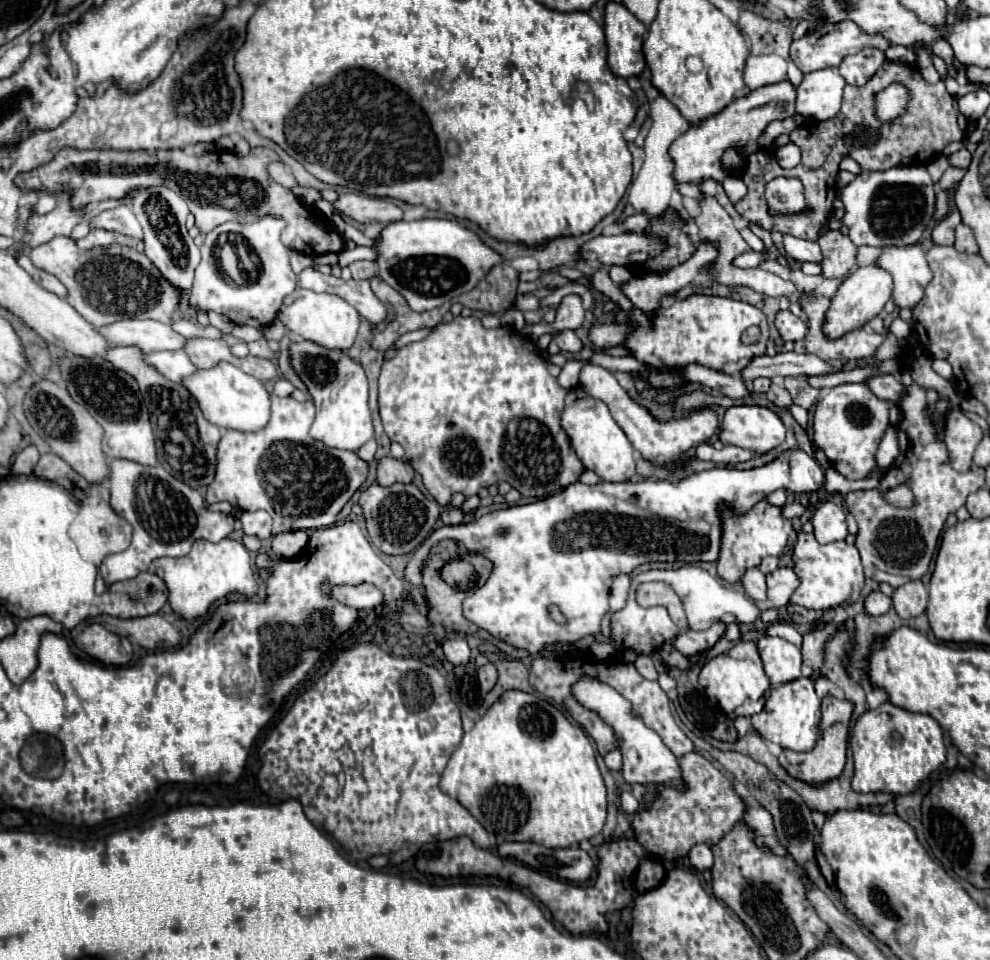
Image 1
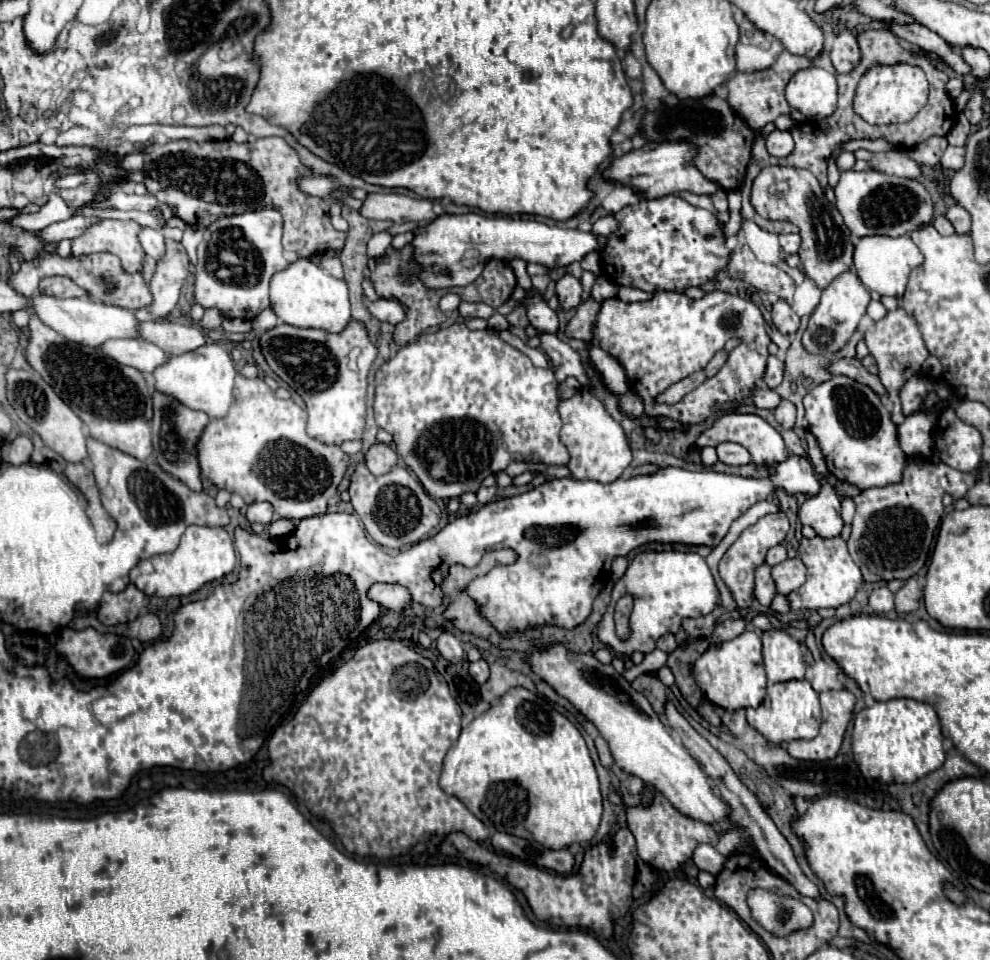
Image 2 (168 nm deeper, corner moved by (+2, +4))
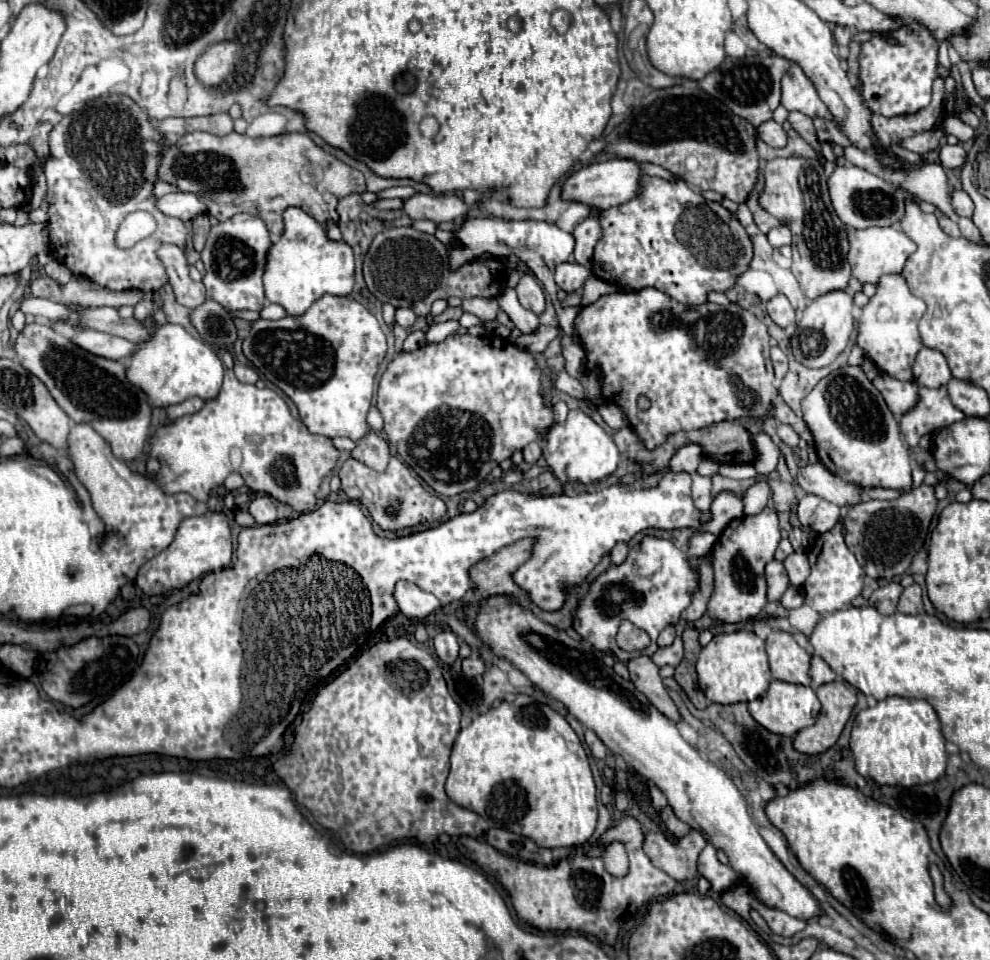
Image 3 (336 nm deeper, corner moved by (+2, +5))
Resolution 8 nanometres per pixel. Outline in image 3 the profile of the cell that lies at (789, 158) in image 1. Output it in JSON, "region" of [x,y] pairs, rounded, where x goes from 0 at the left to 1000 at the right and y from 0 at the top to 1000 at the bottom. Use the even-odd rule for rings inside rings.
{"region":[[[781,124],[773,126],[771,130],[765,132],[765,143],[771,145],[777,153],[793,153],[793,149],[795,149],[795,139]]]}

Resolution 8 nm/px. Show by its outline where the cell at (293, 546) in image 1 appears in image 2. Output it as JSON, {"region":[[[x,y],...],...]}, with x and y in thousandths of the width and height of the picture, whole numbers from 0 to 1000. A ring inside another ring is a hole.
{"region":[[[282,540],[282,542],[274,544],[272,554],[274,554],[274,560],[282,560],[282,558],[290,558],[292,554],[296,554],[296,550],[298,550],[298,544],[288,542],[288,540]]]}

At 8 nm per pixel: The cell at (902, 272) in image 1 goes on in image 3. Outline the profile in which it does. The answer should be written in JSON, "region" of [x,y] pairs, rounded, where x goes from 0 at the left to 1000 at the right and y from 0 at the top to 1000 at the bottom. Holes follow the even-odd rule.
{"region":[[[878,236],[878,239],[860,239],[858,241],[858,276],[862,280],[862,289],[870,295],[886,297],[890,286],[910,284],[914,278],[914,270],[926,261],[926,255],[910,241],[910,236]]]}

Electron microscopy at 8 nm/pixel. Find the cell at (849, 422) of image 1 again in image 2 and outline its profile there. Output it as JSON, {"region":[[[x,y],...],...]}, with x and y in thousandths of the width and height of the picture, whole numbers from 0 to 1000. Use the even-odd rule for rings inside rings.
{"region":[[[847,390],[847,392],[841,392],[839,396],[827,400],[821,408],[817,408],[811,415],[811,423],[813,423],[813,435],[817,440],[817,448],[823,452],[823,456],[827,460],[827,467],[829,467],[829,471],[833,475],[835,490],[845,500],[864,504],[868,510],[906,504],[906,502],[912,500],[912,488],[914,488],[916,475],[908,467],[906,444],[902,442],[900,431],[892,423],[890,415],[878,402]]]}

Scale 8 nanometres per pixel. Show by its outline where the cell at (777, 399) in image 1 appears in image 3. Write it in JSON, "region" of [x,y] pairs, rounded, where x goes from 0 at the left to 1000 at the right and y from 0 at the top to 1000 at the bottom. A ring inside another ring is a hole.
{"region":[[[787,443],[787,455],[795,461],[795,464],[799,464],[801,468],[805,466],[805,461],[807,461],[807,453],[801,449],[801,445],[797,445],[797,443]]]}

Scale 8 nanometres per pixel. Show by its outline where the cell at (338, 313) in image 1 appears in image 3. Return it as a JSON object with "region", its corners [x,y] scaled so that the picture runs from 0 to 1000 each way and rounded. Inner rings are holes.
{"region":[[[300,216],[288,218],[286,228],[288,243],[272,259],[272,272],[266,286],[270,314],[284,318],[290,328],[300,330],[308,328],[308,324],[326,307],[353,309],[359,295],[359,274],[355,257],[346,251],[332,251],[328,239],[314,224]]]}

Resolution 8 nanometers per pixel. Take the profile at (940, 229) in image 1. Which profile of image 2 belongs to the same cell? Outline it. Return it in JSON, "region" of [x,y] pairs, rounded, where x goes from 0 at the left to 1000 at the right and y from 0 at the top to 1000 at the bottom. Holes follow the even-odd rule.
{"region":[[[946,225],[946,227],[942,229],[942,235],[944,235],[944,238],[946,238],[946,242],[951,242],[953,246],[961,246],[961,244],[965,244],[963,233],[961,233],[955,225]]]}

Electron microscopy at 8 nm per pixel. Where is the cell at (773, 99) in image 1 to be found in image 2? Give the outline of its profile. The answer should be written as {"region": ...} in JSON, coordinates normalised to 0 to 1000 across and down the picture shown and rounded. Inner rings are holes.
{"region":[[[652,150],[645,156],[637,156],[627,165],[621,165],[609,177],[609,188],[641,196],[643,204],[654,208],[668,206],[670,202],[684,202],[688,198],[696,198],[700,202],[712,202],[712,204],[722,202],[726,198],[724,192],[712,188],[712,183],[708,183],[704,175],[696,173],[696,163],[700,163],[700,154],[696,154],[696,150]]]}

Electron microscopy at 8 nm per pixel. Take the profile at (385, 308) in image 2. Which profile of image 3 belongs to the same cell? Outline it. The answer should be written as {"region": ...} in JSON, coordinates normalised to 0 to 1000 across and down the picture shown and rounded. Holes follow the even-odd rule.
{"region":[[[403,320],[403,322],[399,324],[399,336],[405,339],[405,341],[415,341],[415,339],[419,336],[419,332],[421,332],[419,326],[413,324],[413,322],[405,322],[405,320]]]}

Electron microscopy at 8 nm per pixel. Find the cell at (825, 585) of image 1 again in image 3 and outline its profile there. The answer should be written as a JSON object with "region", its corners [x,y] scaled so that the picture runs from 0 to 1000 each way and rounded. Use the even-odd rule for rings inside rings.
{"region":[[[841,549],[839,553],[827,557],[823,570],[817,576],[817,586],[819,586],[819,599],[809,611],[815,630],[825,634],[827,639],[841,639],[858,630],[864,622],[868,622],[872,614],[872,593],[866,586],[864,578],[856,572],[847,549]]]}

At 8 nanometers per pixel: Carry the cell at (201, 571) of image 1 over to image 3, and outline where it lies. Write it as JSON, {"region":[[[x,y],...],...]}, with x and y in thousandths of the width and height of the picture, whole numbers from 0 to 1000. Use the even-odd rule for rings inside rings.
{"region":[[[209,534],[203,539],[191,539],[181,547],[177,564],[140,593],[136,607],[146,620],[163,620],[175,614],[185,614],[193,605],[203,603],[213,595],[231,591],[233,578],[235,578],[235,564],[231,543],[227,536]]]}

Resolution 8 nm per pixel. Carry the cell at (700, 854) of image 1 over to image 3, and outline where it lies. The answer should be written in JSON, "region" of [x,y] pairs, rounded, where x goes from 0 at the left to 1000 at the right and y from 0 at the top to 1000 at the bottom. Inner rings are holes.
{"region":[[[714,878],[706,891],[706,909],[718,920],[722,930],[730,930],[744,920],[744,909],[724,895],[724,886],[718,878]]]}

